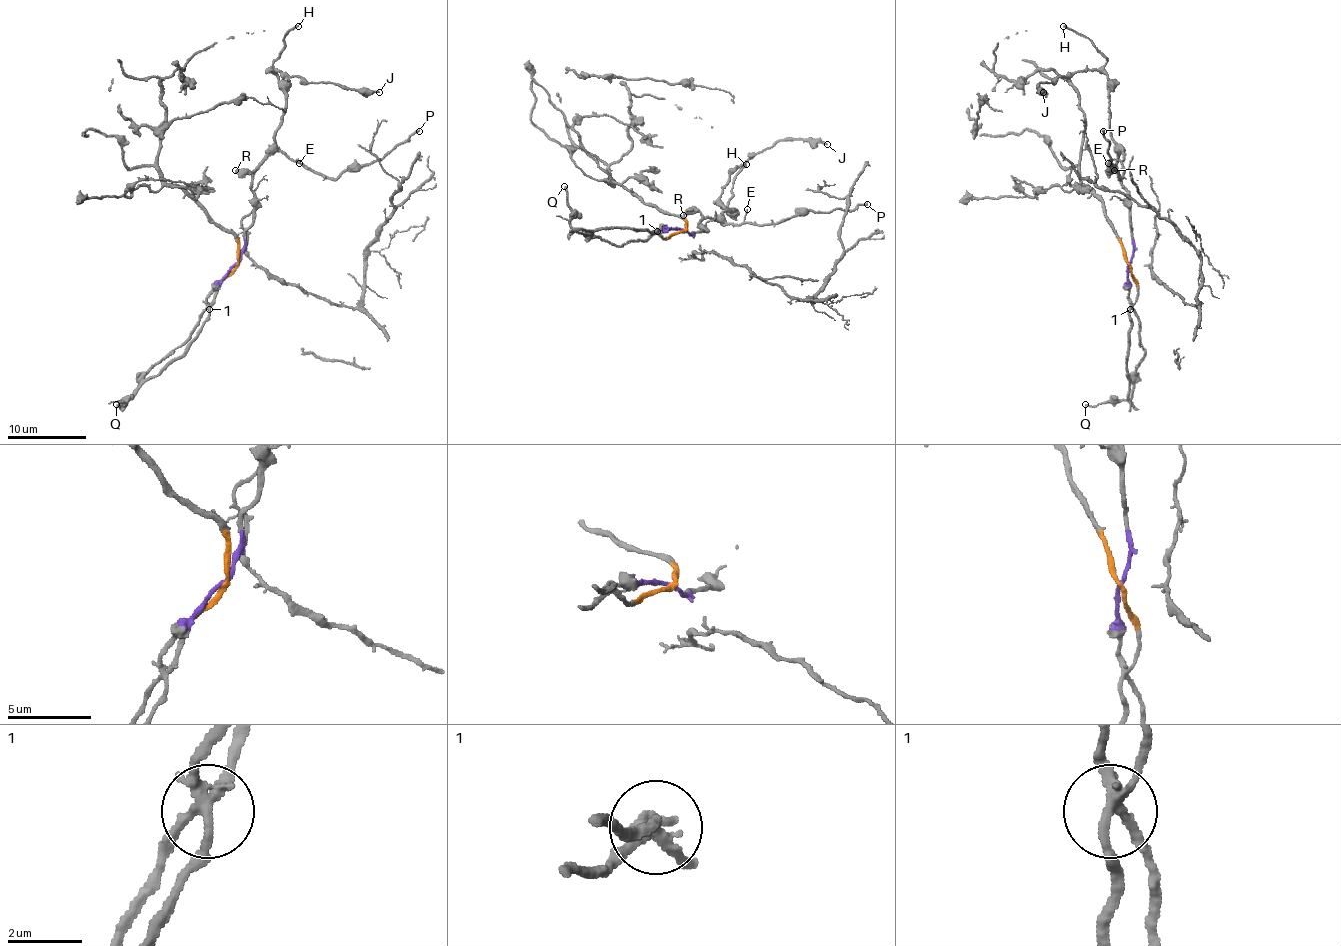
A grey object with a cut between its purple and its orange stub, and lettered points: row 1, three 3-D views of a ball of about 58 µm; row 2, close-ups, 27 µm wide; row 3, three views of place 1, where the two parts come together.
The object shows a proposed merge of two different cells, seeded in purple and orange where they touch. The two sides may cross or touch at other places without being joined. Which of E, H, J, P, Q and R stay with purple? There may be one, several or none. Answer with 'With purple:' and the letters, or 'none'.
With purple: E, H, J, P, R

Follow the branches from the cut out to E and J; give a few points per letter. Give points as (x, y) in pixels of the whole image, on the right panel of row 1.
E: (1130, 265), (1132, 229), (1128, 221), (1128, 192), (1116, 158), (1122, 152), (1122, 160), (1112, 160), (1108, 164)
J: (1130, 265), (1128, 192), (1112, 142), (1108, 84), (1100, 71), (1077, 71), (1053, 82), (1039, 82), (1043, 92)

